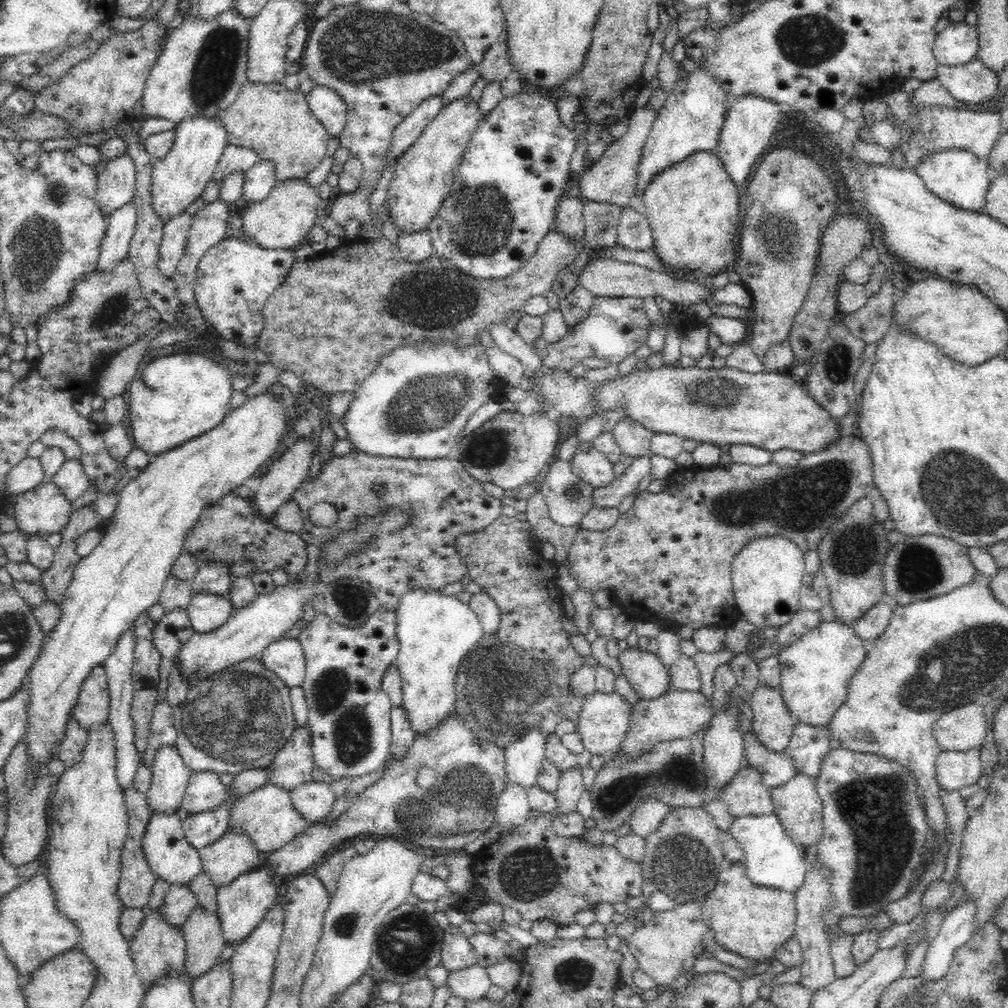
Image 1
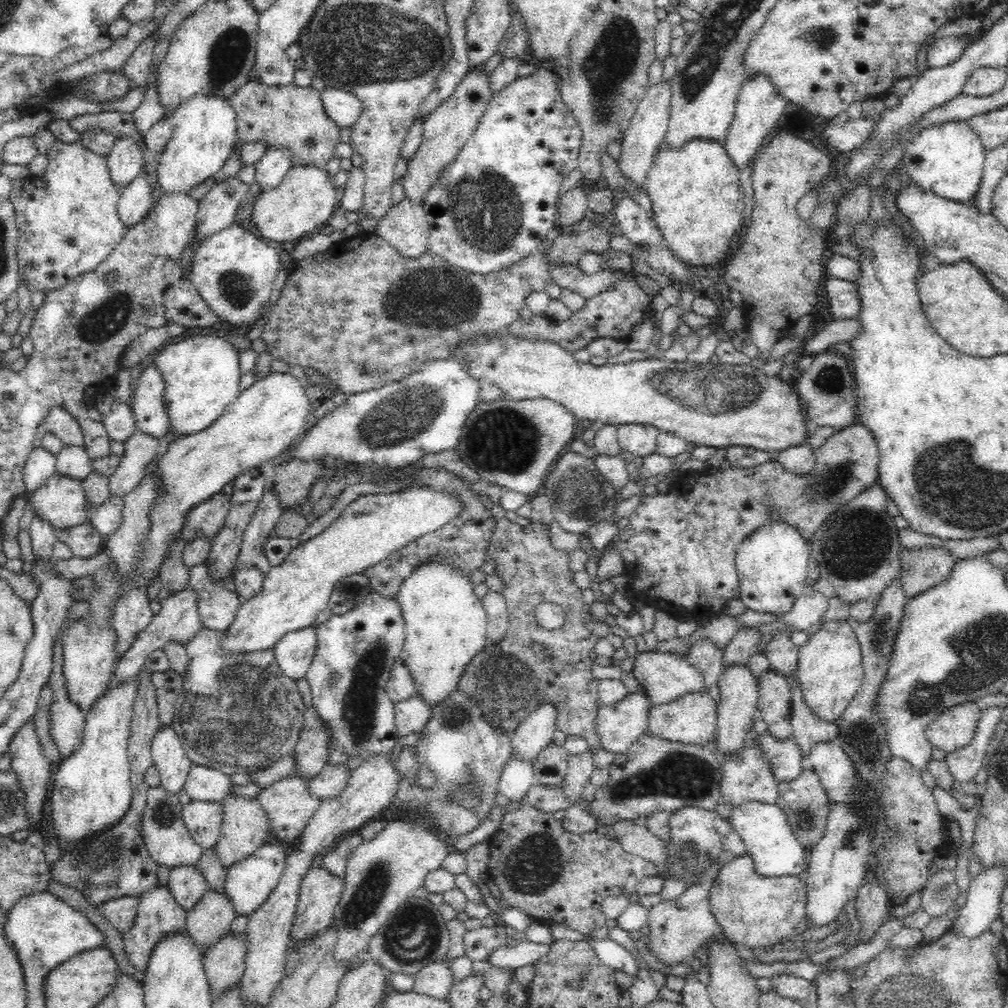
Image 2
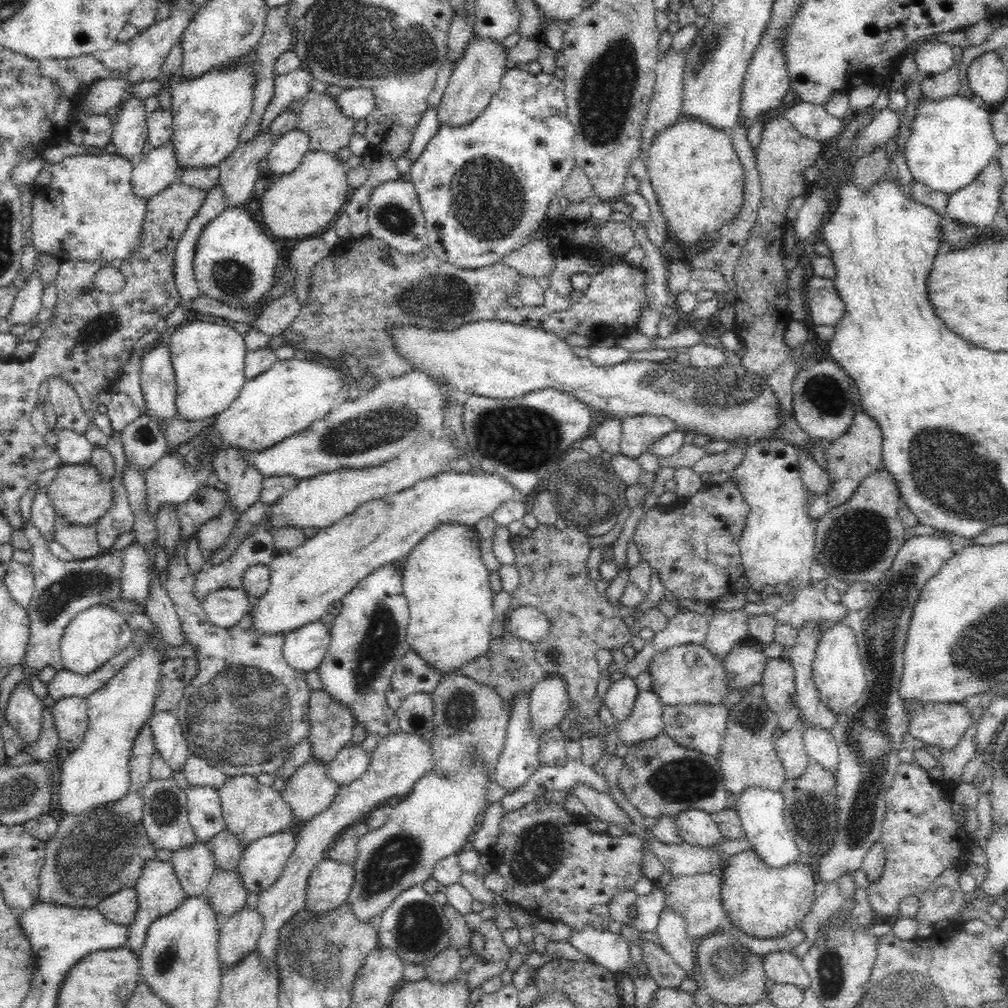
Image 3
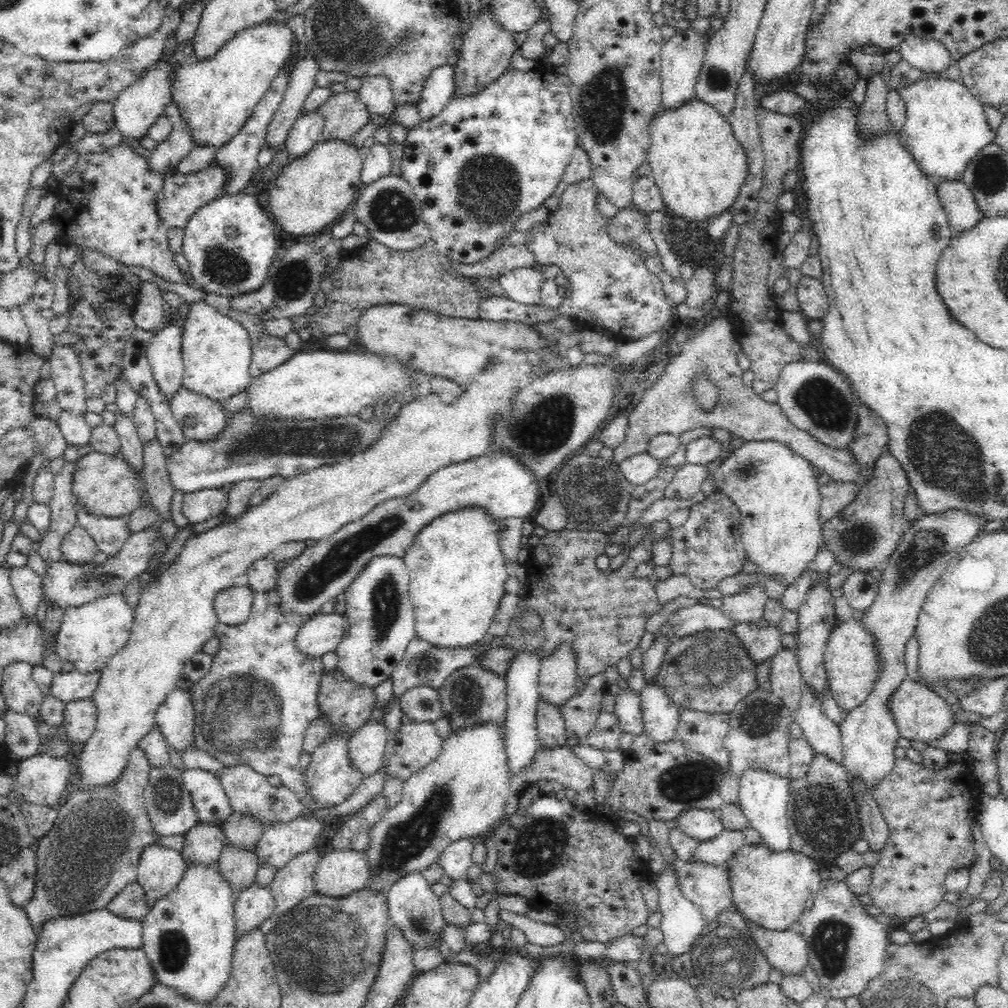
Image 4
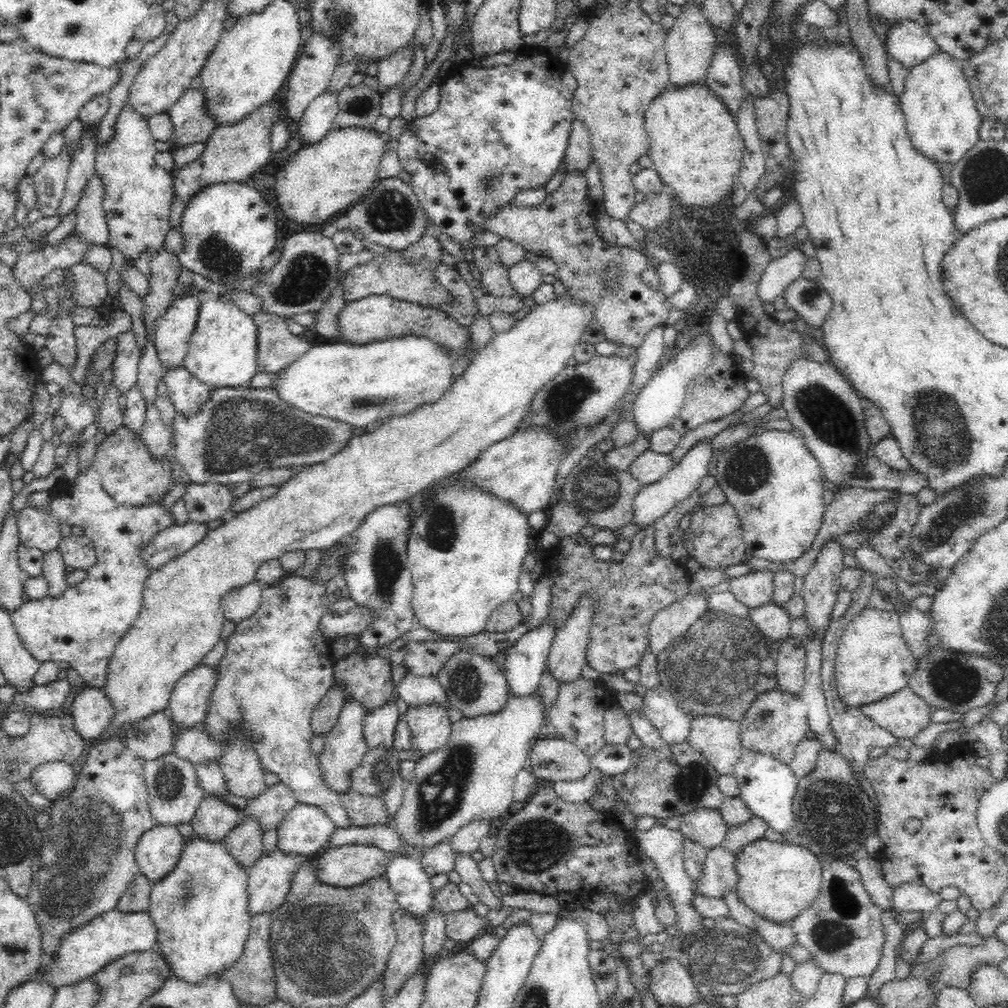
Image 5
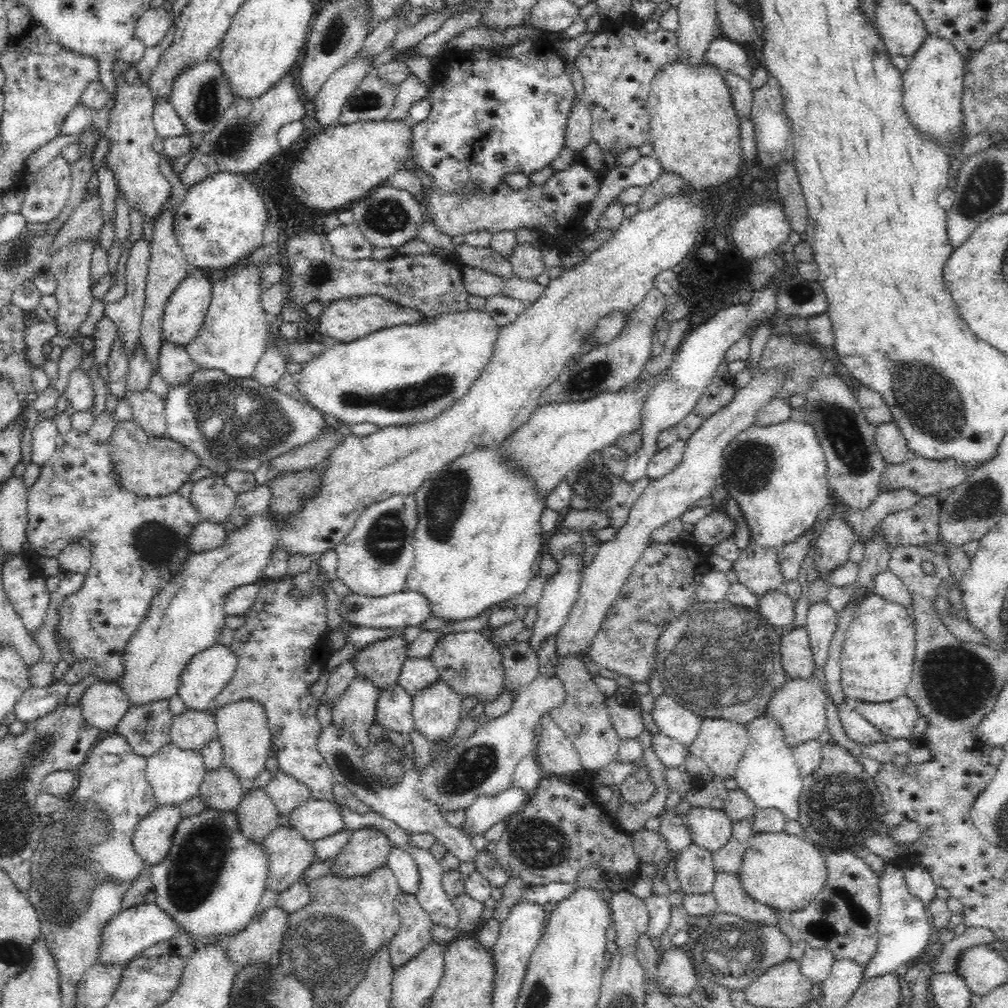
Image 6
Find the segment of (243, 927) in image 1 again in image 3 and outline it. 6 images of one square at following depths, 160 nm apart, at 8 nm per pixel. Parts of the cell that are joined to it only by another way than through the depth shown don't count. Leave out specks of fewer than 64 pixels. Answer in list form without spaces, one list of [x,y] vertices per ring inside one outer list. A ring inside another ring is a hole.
[[[288,828],[246,844],[237,866],[246,890],[261,893],[276,882],[297,843],[296,829]]]

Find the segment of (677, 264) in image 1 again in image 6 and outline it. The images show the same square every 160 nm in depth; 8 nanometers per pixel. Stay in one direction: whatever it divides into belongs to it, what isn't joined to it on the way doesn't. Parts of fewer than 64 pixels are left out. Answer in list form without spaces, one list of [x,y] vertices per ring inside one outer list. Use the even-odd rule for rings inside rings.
[[[681,59],[665,64],[653,78],[646,111],[650,116],[649,141],[653,145],[653,154],[663,170],[679,174],[686,187],[695,192],[707,190],[710,186],[724,184],[737,175],[744,159],[741,149],[741,122],[724,75],[715,66],[707,61],[692,66]]]

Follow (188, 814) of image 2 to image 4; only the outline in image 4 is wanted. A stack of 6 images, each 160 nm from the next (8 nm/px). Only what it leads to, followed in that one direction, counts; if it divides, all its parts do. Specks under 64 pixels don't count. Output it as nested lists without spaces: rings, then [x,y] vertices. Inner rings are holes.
[[[183,768],[183,781],[192,795],[200,822],[224,822],[233,812],[219,775],[201,768]]]

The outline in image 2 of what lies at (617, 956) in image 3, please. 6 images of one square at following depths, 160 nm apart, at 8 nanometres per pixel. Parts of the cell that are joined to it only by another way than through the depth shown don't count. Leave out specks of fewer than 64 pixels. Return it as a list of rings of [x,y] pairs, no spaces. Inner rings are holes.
[[[585,936],[584,942],[594,950],[601,964],[610,966],[615,972],[622,971],[631,977],[636,975],[638,968],[632,954],[611,940],[609,936],[607,938]]]

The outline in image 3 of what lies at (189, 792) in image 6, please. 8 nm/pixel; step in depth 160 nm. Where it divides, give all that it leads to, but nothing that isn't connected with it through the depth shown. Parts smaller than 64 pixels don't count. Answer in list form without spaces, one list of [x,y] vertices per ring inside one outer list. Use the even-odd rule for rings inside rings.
[[[173,777],[151,778],[143,790],[143,825],[150,842],[156,849],[180,850],[197,840],[194,829],[189,823],[187,811],[187,794]]]

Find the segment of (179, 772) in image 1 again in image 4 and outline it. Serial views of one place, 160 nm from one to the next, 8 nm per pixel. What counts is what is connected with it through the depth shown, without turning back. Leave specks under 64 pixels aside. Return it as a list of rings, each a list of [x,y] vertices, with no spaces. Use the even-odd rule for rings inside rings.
[[[174,687],[158,707],[155,724],[164,732],[169,748],[182,752],[194,740],[195,710],[191,688]]]

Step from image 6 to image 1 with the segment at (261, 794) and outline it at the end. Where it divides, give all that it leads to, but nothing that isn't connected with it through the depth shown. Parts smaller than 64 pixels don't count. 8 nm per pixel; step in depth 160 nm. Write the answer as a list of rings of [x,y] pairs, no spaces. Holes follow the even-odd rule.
[[[197,905],[181,928],[186,937],[186,973],[196,979],[211,970],[227,941],[217,912],[203,906]]]

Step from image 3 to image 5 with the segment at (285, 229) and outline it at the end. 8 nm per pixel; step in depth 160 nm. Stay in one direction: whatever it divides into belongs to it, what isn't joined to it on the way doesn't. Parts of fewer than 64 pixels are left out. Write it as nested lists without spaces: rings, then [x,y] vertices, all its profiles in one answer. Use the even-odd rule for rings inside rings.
[[[332,128],[318,142],[290,156],[276,178],[276,196],[284,214],[298,224],[320,224],[359,201],[379,180],[382,157],[395,142],[374,128]]]

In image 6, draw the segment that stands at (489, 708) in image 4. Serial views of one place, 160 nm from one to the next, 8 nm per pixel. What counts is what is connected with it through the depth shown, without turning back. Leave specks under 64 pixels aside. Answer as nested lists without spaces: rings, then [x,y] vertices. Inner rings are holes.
[[[482,630],[448,632],[438,635],[429,657],[439,670],[439,678],[462,697],[474,696],[479,702],[493,702],[498,697],[498,692],[502,691],[503,656]]]

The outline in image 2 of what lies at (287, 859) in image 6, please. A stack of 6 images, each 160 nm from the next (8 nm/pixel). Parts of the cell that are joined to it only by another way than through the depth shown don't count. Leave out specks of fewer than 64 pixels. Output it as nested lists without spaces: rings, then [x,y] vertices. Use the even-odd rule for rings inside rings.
[[[232,930],[212,947],[207,948],[202,958],[206,967],[211,995],[226,993],[239,984],[246,970],[248,935],[234,935]]]

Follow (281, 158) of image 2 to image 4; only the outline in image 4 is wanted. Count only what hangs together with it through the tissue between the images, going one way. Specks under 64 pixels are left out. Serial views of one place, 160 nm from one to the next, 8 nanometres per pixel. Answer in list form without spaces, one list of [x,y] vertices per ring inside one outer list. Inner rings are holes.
[[[318,109],[302,114],[289,130],[285,147],[292,159],[304,156],[316,143],[321,141],[325,125]]]

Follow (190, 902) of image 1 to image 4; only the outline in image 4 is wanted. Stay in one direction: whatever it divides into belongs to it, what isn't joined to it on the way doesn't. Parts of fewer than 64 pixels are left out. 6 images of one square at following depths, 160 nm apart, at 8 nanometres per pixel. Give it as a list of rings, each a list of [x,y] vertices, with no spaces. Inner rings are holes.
[[[196,822],[184,835],[182,858],[187,864],[217,862],[224,848],[225,834],[222,822]]]

